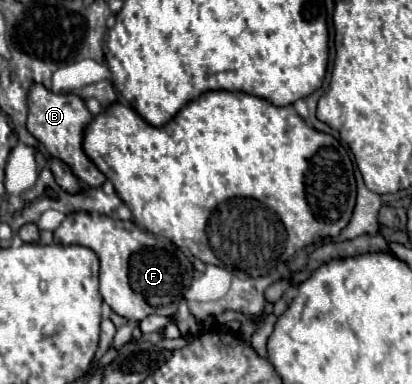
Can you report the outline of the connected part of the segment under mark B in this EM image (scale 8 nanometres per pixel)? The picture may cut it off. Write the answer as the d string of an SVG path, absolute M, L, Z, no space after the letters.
M32 85L28 92L28 131L32 137L36 137L46 151L64 161L72 173L88 187L102 187L106 181L104 173L88 159L88 155L82 149L84 141L84 129L92 121L92 113L88 111L84 99L80 99L74 93L52 93L44 85Z

